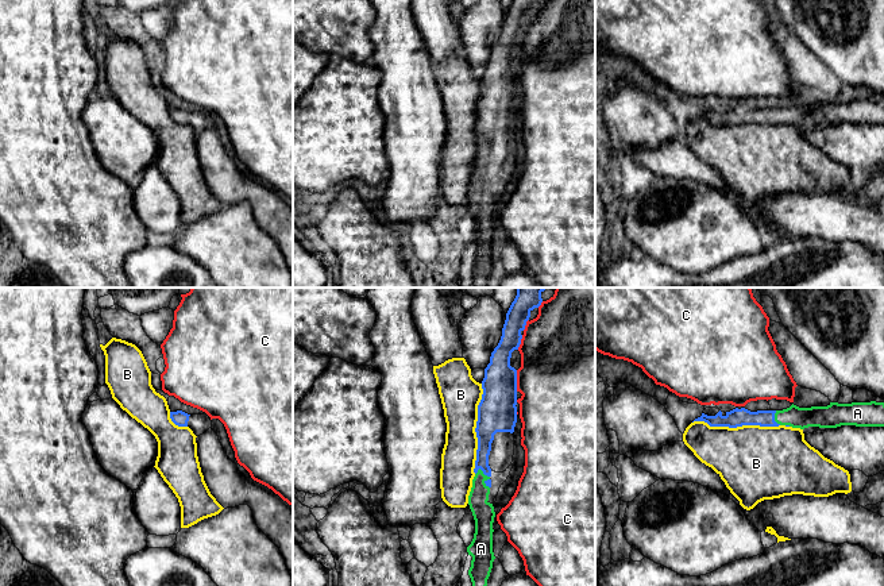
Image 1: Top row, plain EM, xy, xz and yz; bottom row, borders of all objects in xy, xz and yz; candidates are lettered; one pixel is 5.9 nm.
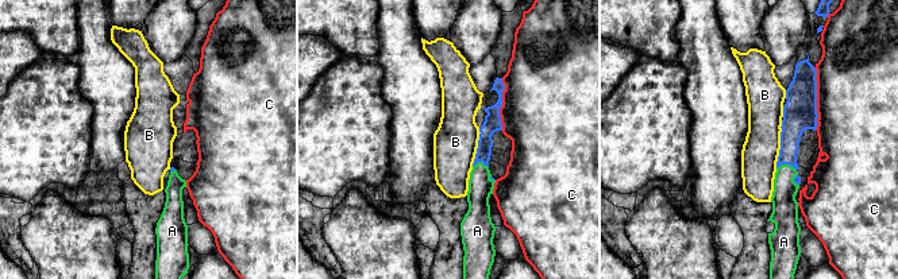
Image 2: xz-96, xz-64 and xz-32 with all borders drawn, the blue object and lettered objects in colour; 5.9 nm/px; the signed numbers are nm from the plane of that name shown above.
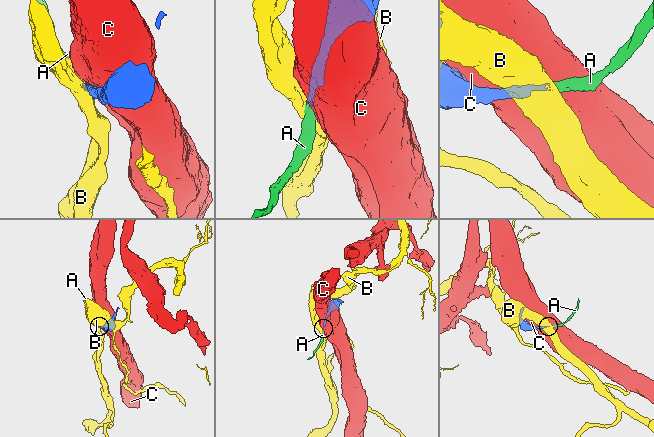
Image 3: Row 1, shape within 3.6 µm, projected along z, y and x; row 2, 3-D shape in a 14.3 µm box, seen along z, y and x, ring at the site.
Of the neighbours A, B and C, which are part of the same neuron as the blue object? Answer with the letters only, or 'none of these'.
A

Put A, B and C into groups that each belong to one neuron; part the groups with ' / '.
A / B / C

